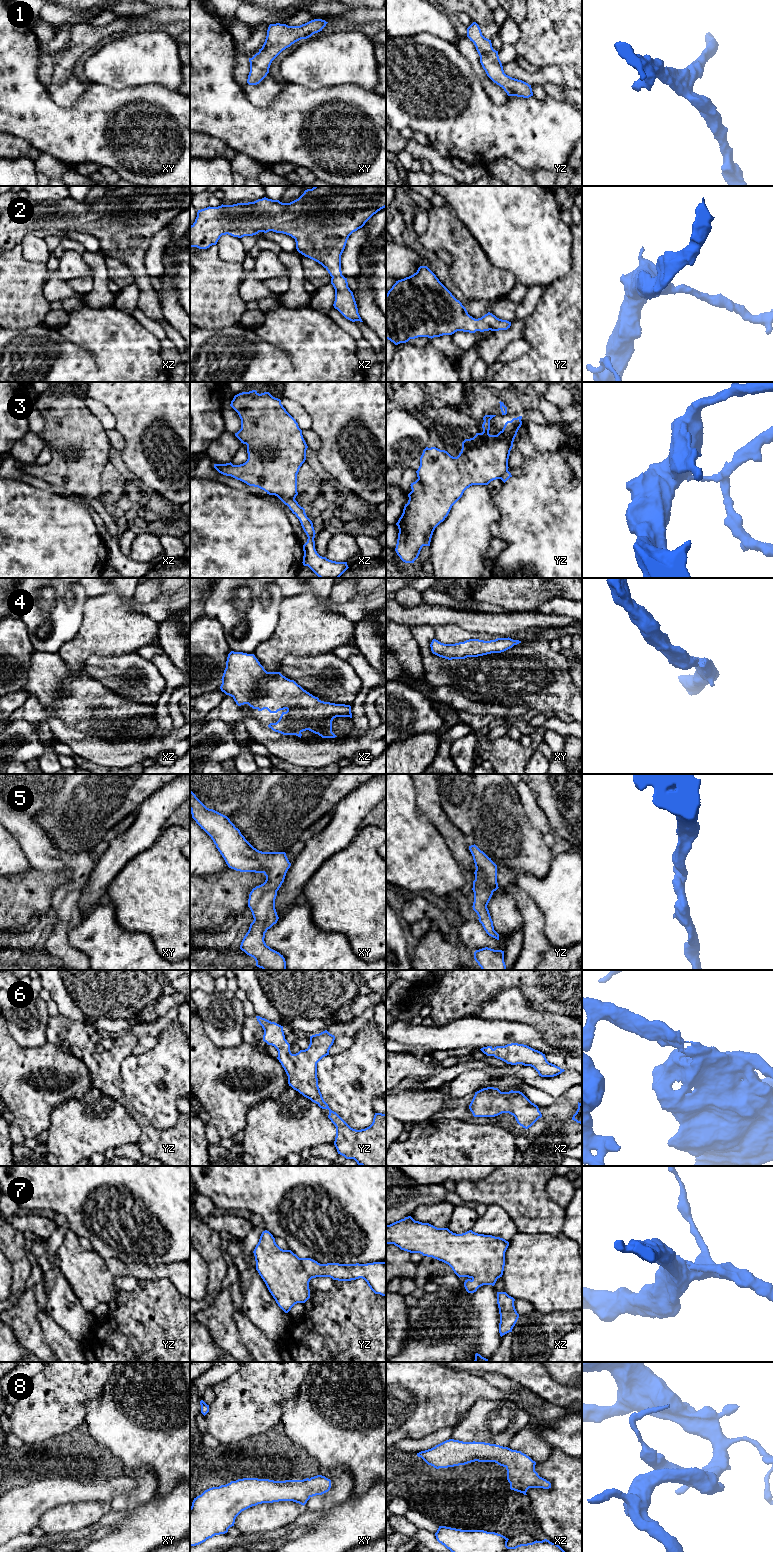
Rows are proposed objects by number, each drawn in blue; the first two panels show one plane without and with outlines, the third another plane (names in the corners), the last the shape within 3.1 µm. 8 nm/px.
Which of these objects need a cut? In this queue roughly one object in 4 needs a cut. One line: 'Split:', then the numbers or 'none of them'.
Split: 3

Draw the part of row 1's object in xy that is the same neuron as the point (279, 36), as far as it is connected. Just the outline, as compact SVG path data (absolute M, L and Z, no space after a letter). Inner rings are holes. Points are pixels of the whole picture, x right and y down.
M314 19L300 26L270 24L262 48L252 58L249 58L250 72L247 83L249 85L259 84L269 73L272 61L283 50L301 39L307 39L322 31L327 23L322 19Z

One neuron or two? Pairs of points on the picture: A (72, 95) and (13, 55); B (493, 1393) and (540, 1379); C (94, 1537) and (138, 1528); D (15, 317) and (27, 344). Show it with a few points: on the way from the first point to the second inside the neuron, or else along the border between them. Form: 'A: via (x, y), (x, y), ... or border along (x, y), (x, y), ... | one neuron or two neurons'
A: border along (46, 87), (49, 96), (61, 106) | two neurons
B: border along (527, 1388), (544, 1401) | two neurons
C: via (105, 1537), (127, 1533) | one neuron
D: border along (42, 323), (21, 329), (10, 329) | two neurons

